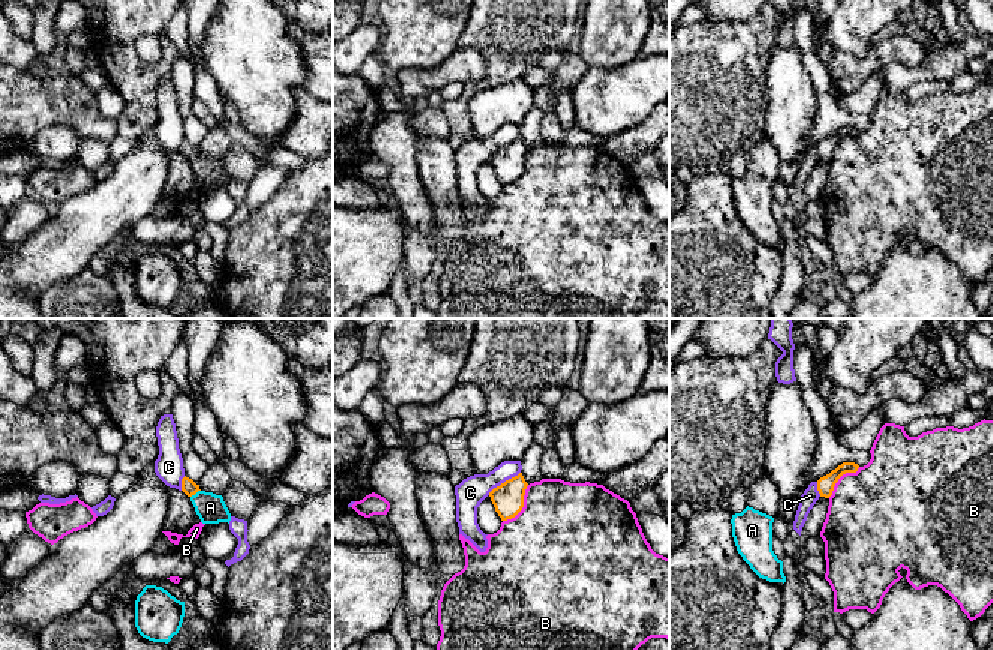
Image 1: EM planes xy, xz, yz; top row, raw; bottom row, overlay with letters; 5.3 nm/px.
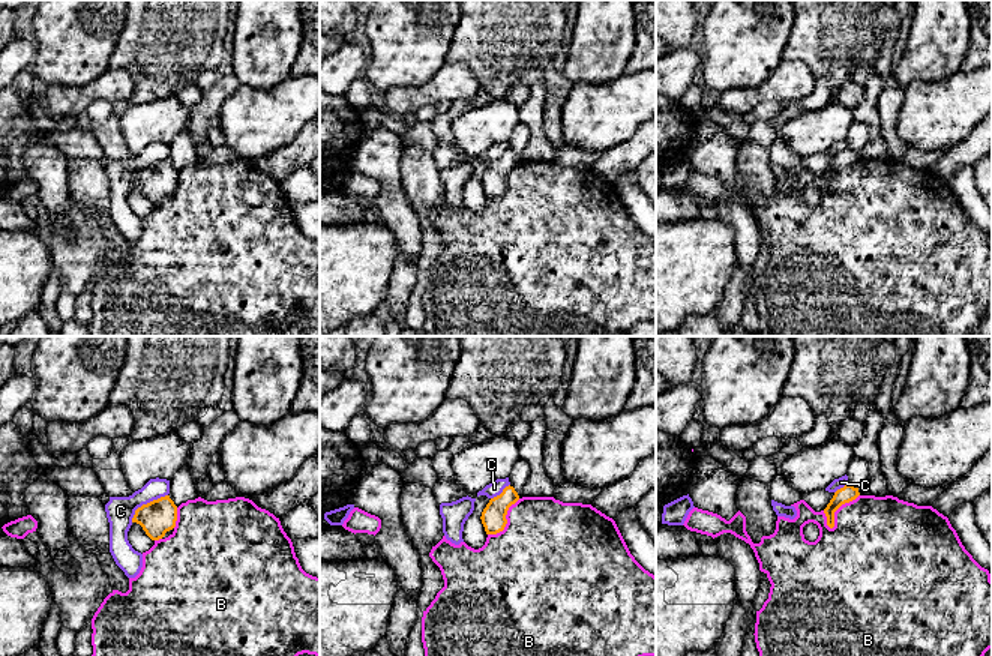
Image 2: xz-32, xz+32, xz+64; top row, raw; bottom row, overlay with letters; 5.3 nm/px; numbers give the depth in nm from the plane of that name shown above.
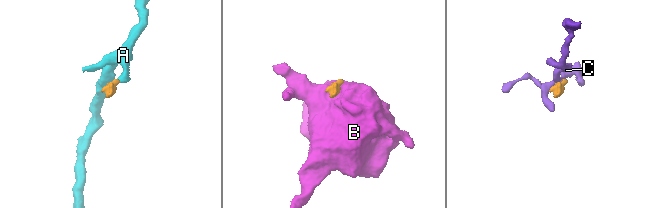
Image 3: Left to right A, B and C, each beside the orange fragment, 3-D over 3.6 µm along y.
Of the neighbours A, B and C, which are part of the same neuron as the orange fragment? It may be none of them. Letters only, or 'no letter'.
no letter

